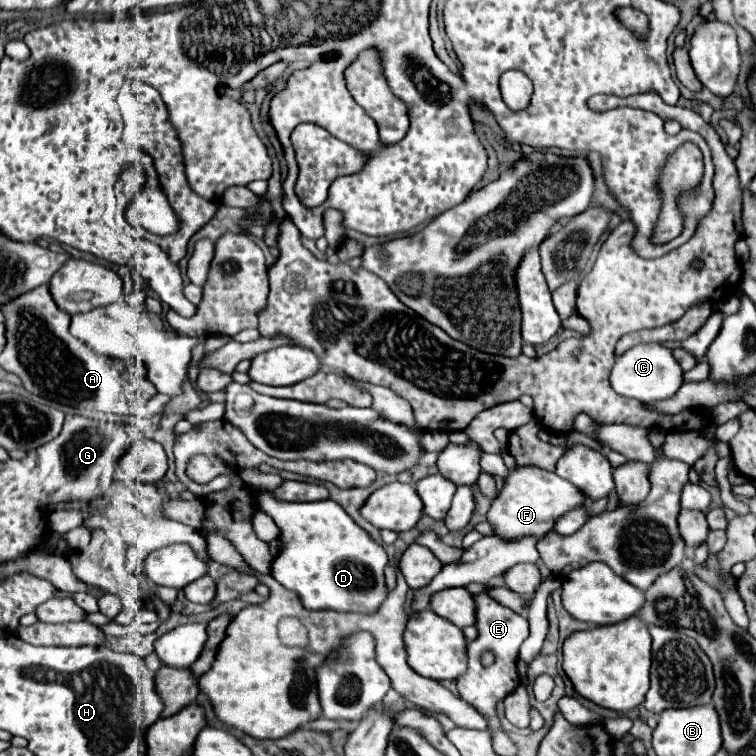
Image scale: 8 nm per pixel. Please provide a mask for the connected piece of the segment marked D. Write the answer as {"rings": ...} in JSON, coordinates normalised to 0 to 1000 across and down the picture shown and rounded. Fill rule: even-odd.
{"rings":[[[347,649],[344,671],[370,700],[368,713],[373,726],[360,742],[357,761],[381,782],[389,782],[405,806],[495,811],[503,803],[511,790],[508,750],[513,734],[508,724],[476,700],[444,663],[376,665],[365,663],[354,649]]]}

